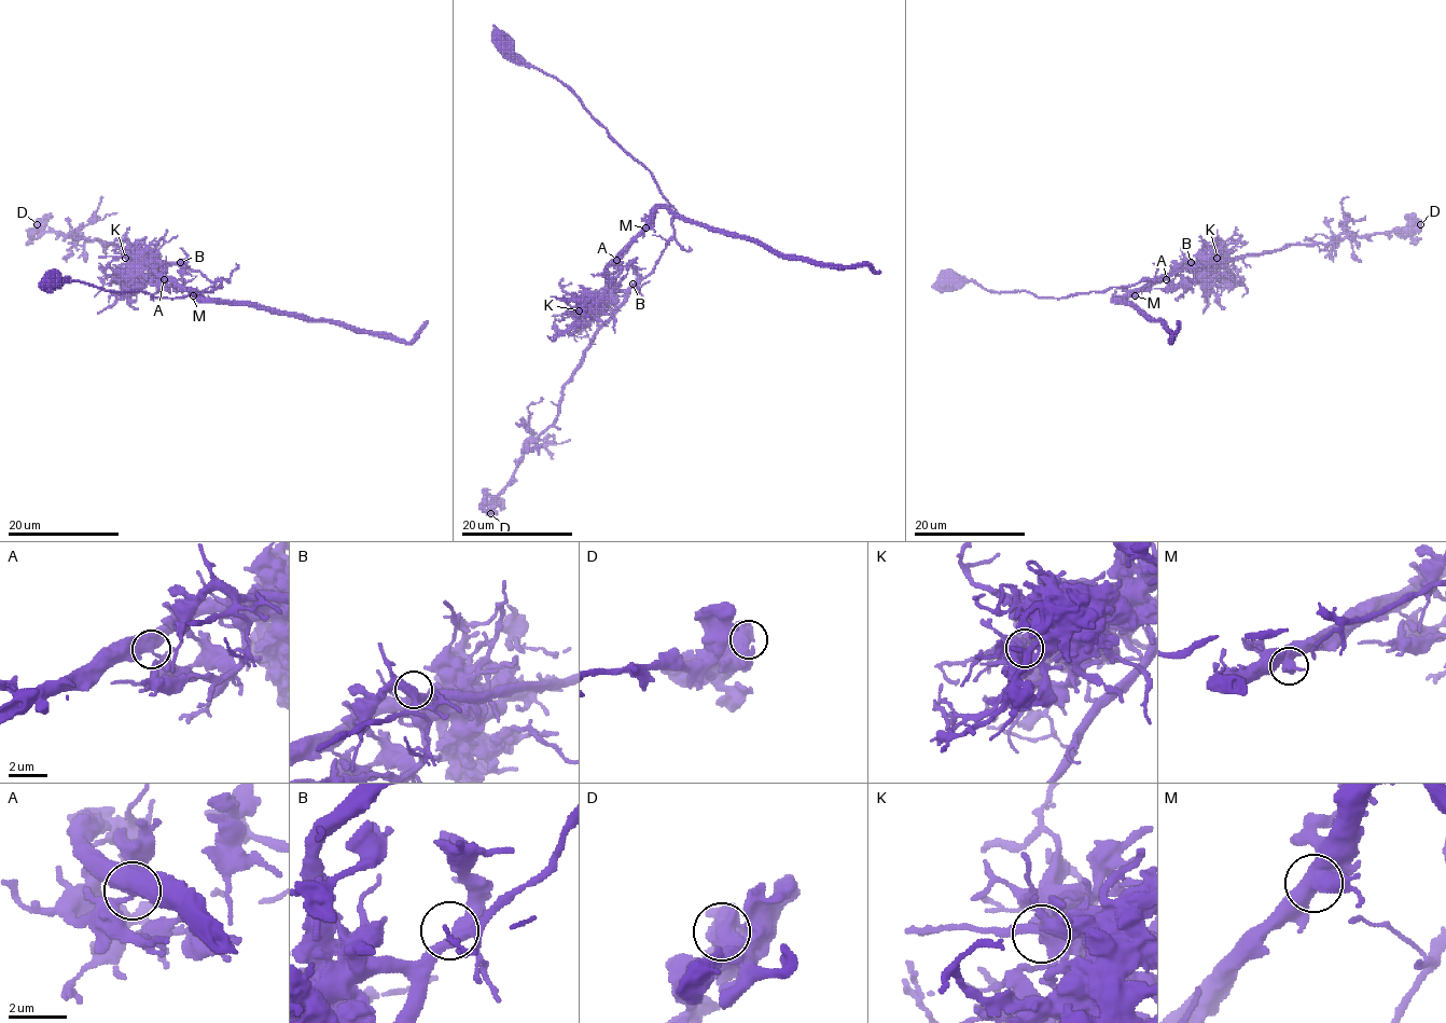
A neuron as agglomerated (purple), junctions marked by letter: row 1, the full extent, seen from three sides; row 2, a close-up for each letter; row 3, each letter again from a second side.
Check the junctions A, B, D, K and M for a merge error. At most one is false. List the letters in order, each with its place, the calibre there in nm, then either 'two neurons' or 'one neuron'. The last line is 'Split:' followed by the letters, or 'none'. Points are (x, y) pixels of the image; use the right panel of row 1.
A: at (1166, 279); 460 nm thick; two neurons
B: at (1191, 262); 400 nm thick; one neuron
D: at (1420, 224); 440 nm thick; one neuron
K: at (1217, 258); 360 nm thick; one neuron
M: at (1135, 295); 500 nm thick; one neuron
Split: A

